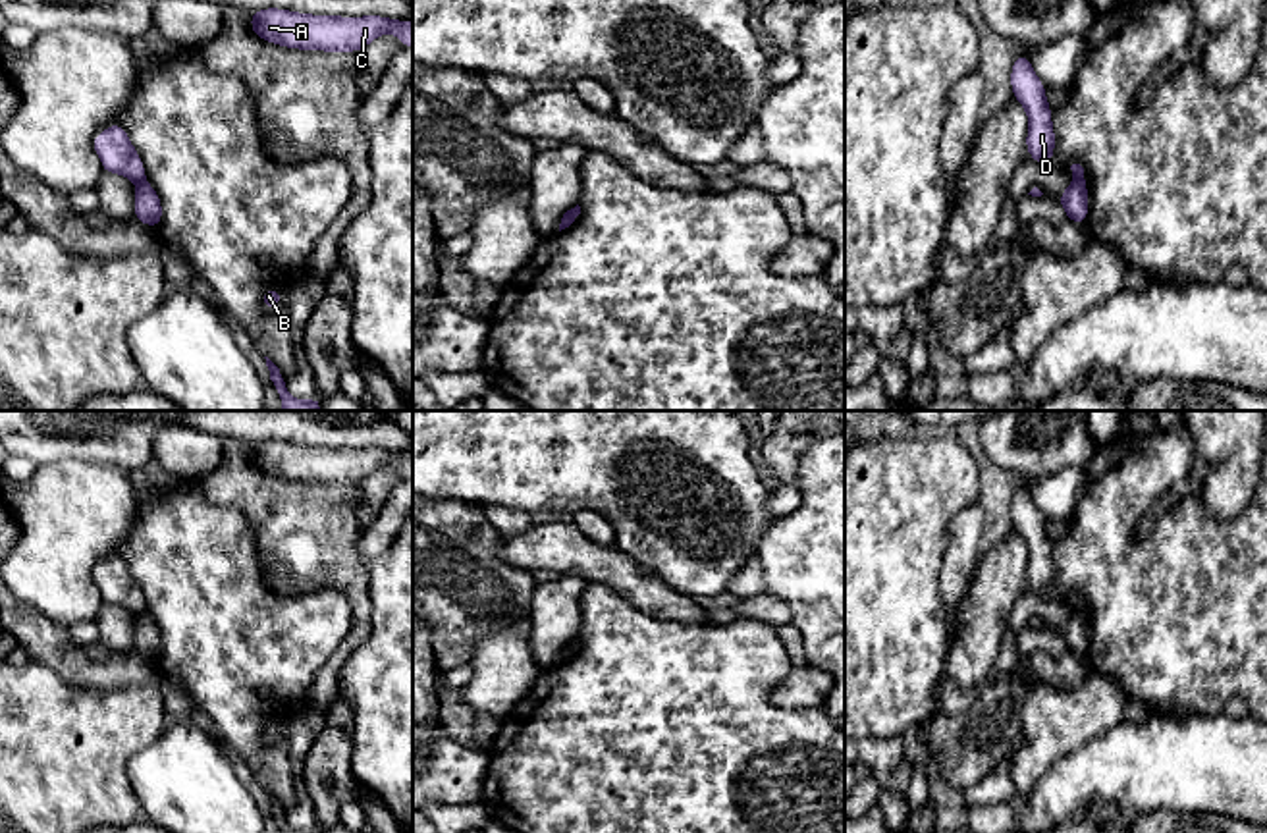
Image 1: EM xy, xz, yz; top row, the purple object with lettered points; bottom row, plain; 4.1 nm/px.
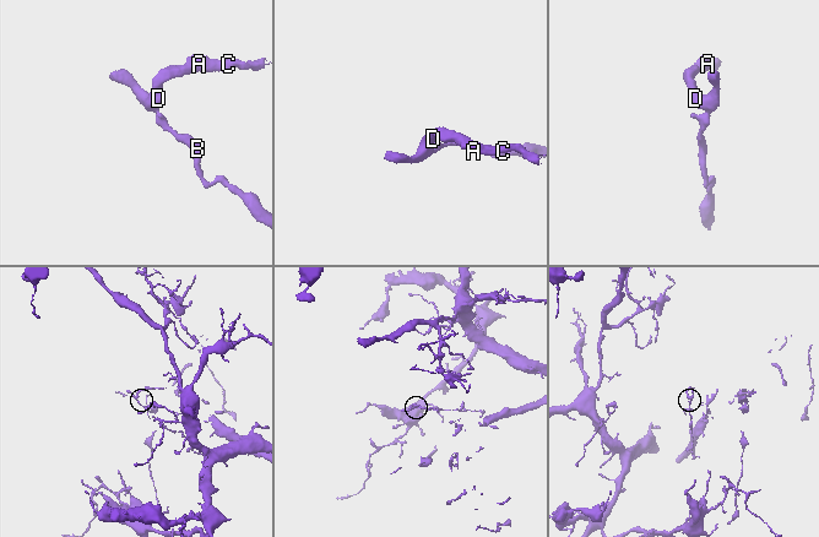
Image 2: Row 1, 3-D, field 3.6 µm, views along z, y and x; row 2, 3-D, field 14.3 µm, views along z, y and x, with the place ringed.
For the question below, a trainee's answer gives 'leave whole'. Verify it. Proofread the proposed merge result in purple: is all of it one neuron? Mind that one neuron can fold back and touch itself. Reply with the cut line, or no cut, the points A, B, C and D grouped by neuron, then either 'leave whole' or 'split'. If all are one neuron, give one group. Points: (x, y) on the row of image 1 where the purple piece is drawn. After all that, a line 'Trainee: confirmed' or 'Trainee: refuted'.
xy (145, 180), (137, 186) | A C D / B | split
Trainee: refuted

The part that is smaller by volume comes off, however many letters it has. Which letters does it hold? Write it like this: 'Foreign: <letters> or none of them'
Foreign: B

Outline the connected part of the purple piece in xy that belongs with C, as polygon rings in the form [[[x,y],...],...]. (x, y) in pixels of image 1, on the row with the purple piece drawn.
[[[266,8],[251,13],[251,31],[266,42],[324,52],[361,52],[384,33],[395,33],[403,46],[413,48],[413,23],[382,15],[334,17]]]

